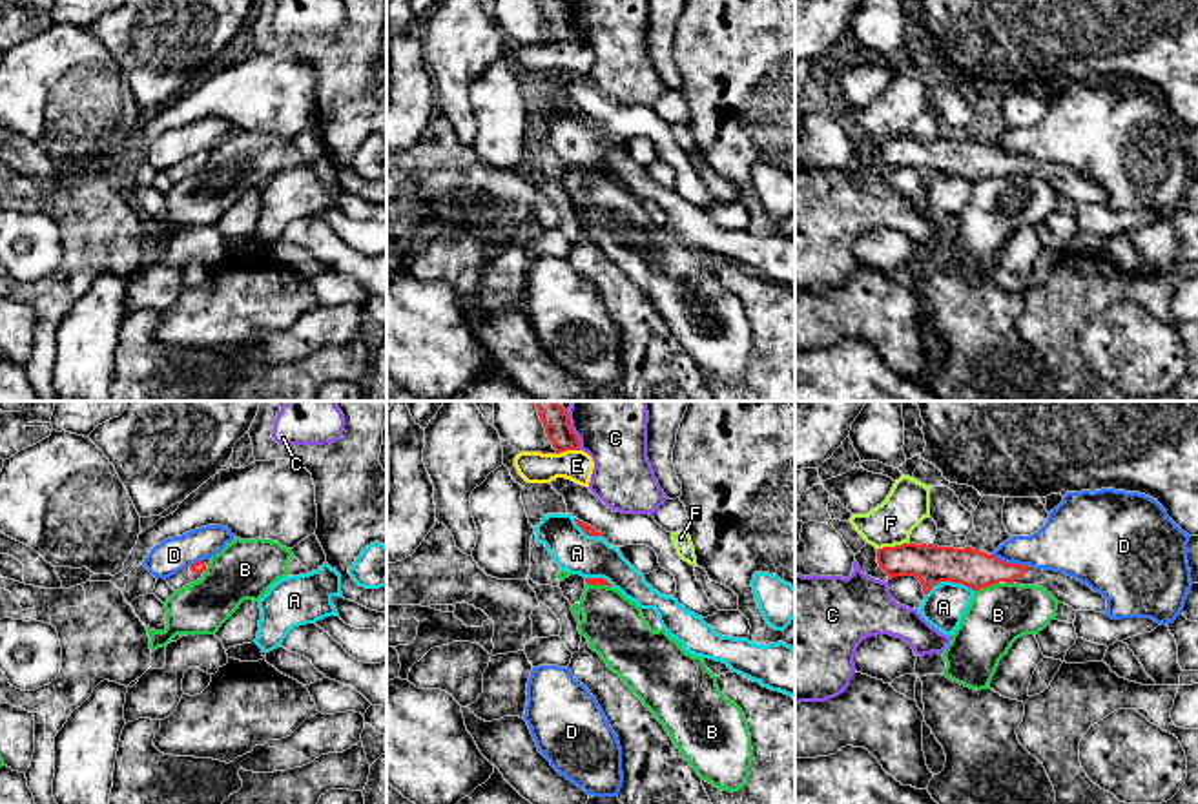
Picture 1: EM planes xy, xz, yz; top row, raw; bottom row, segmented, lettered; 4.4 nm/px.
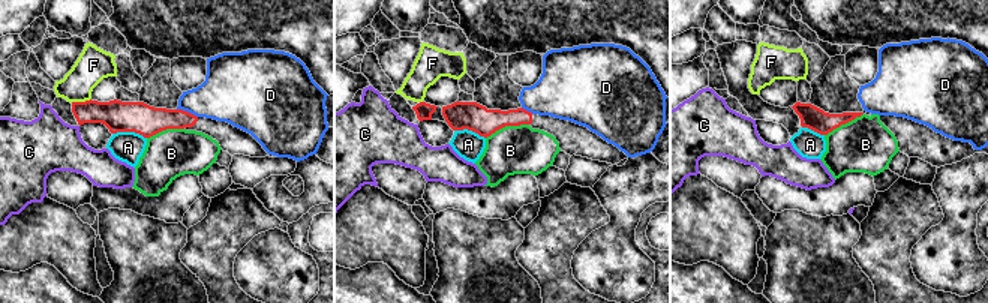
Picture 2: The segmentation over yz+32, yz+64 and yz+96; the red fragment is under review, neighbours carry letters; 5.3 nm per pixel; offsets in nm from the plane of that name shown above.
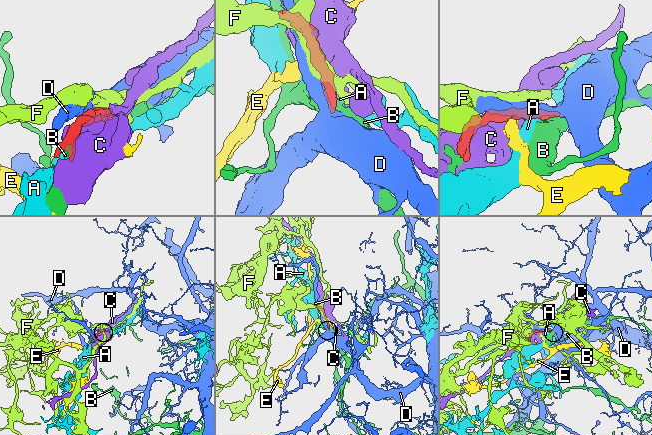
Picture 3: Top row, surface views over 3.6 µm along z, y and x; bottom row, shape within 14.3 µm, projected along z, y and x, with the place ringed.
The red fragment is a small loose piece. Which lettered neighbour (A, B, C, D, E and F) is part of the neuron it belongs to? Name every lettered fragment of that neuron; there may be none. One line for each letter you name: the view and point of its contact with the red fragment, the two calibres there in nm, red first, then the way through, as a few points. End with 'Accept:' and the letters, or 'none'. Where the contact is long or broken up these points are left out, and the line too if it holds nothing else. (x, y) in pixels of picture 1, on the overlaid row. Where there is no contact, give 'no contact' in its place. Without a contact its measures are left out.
Accept: none

